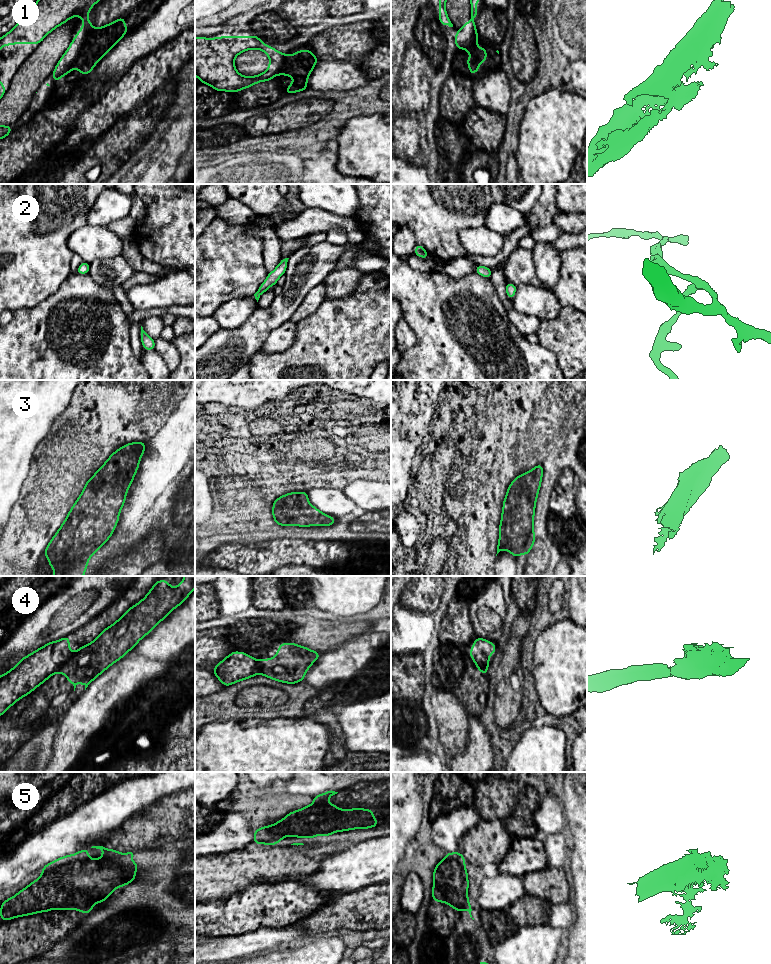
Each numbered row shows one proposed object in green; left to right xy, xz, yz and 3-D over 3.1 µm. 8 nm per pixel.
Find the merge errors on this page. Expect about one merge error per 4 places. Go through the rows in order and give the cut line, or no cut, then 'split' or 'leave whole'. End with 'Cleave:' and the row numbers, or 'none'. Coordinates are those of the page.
1: xy (91, 31), (82, 44), (75, 67) | split
2: no cut | leave whole
3: no cut | leave whole
4: xy (67, 658), (54, 672) | split
5: no cut | leave whole
Cleave: 1, 4

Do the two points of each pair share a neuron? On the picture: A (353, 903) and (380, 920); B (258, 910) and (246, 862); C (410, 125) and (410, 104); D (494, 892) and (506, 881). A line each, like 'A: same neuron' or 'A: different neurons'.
A: same neuron
B: different neurons
C: different neurons
D: same neuron

